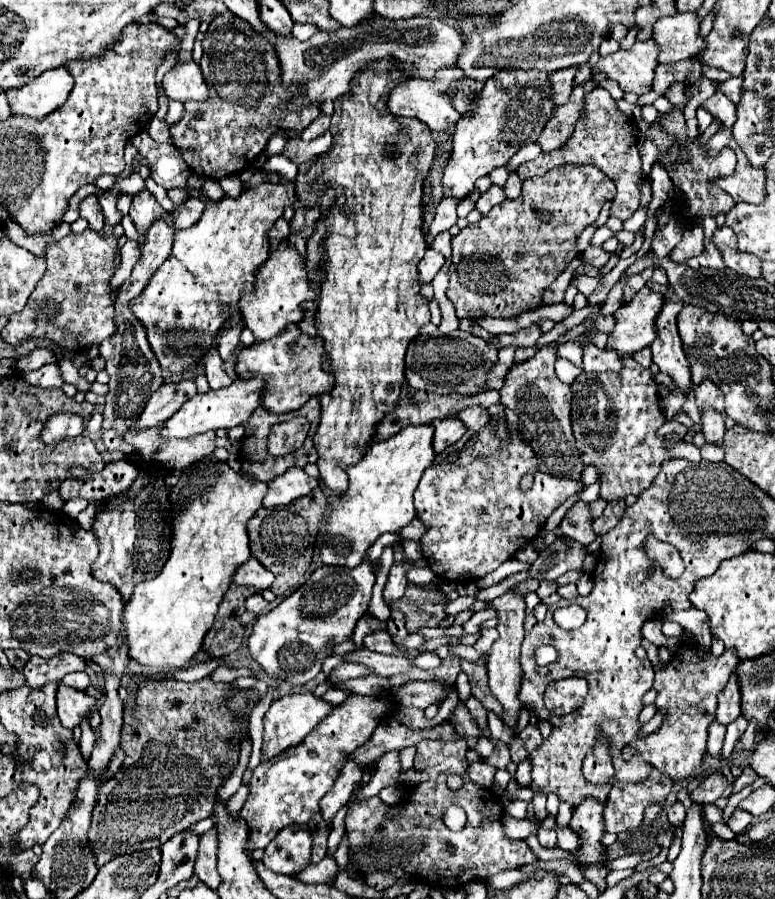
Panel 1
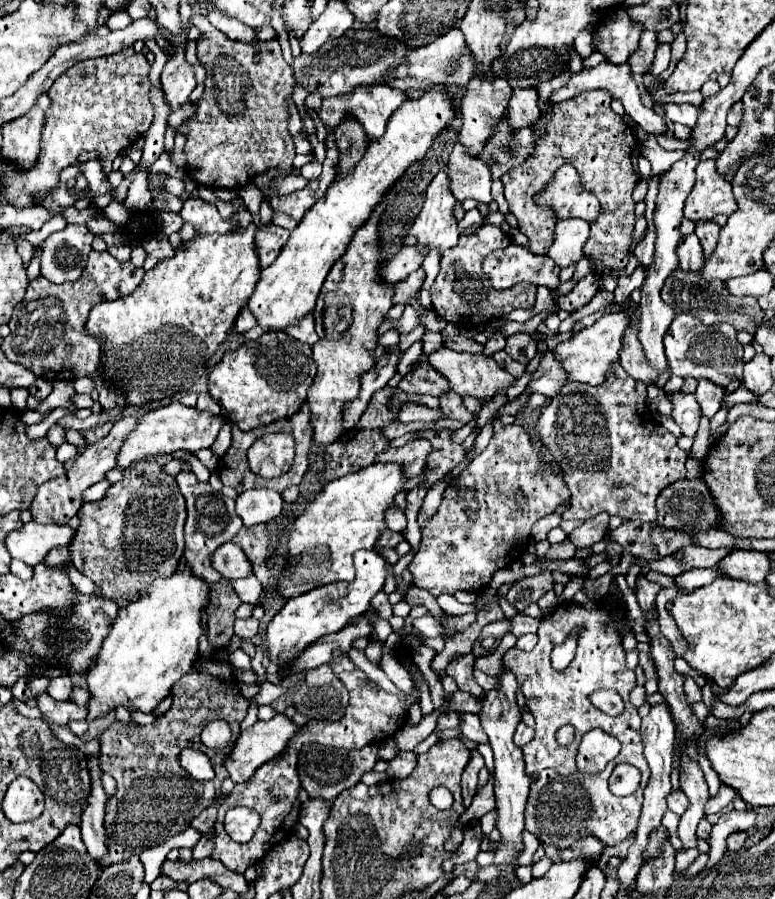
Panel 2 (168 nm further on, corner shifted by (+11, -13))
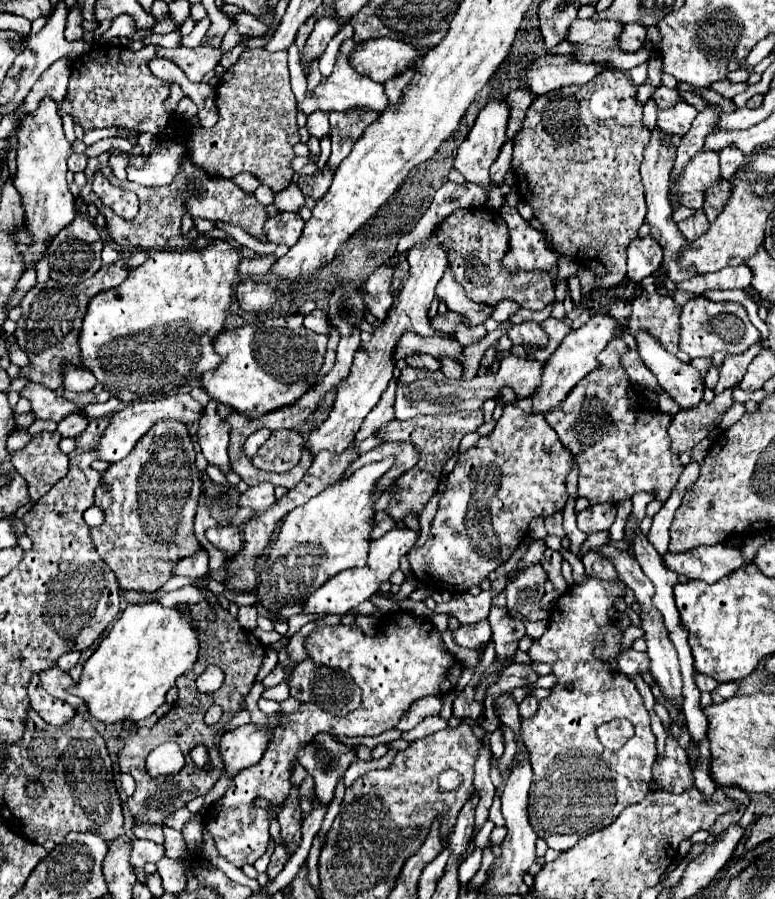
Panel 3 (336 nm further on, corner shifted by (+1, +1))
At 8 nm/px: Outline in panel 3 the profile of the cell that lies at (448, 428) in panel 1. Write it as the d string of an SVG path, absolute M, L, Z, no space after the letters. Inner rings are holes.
M384 442L376 448L372 448L370 452L362 454L358 460L354 460L350 464L350 468L346 470L344 478L348 478L352 472L356 472L360 466L364 464L370 464L370 462L378 462L386 456L394 456L396 462L394 462L394 468L390 468L390 472L386 472L380 480L378 480L378 496L384 492L386 486L390 486L398 476L402 476L402 472L414 468L414 464L418 462L418 450L412 446L412 444L406 444L406 442Z

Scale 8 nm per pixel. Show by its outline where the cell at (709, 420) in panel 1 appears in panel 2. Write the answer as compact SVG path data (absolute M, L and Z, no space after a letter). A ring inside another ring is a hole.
M682 390L666 394L672 402L672 420L682 428L684 436L696 436L698 420L700 420L700 406L694 394L686 394Z

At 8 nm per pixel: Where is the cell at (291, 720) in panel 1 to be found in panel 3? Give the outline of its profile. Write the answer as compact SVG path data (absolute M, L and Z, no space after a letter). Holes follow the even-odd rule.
M274 712L266 716L268 722L262 726L250 722L226 732L220 740L220 754L226 764L226 774L234 776L236 772L258 764L268 748L274 728L280 726L284 716L284 712Z

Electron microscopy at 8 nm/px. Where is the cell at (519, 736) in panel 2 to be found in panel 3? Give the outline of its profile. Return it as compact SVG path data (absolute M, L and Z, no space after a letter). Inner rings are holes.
M526 696L520 702L520 716L522 720L530 720L530 716L534 716L534 712L538 712L538 698L536 696Z

